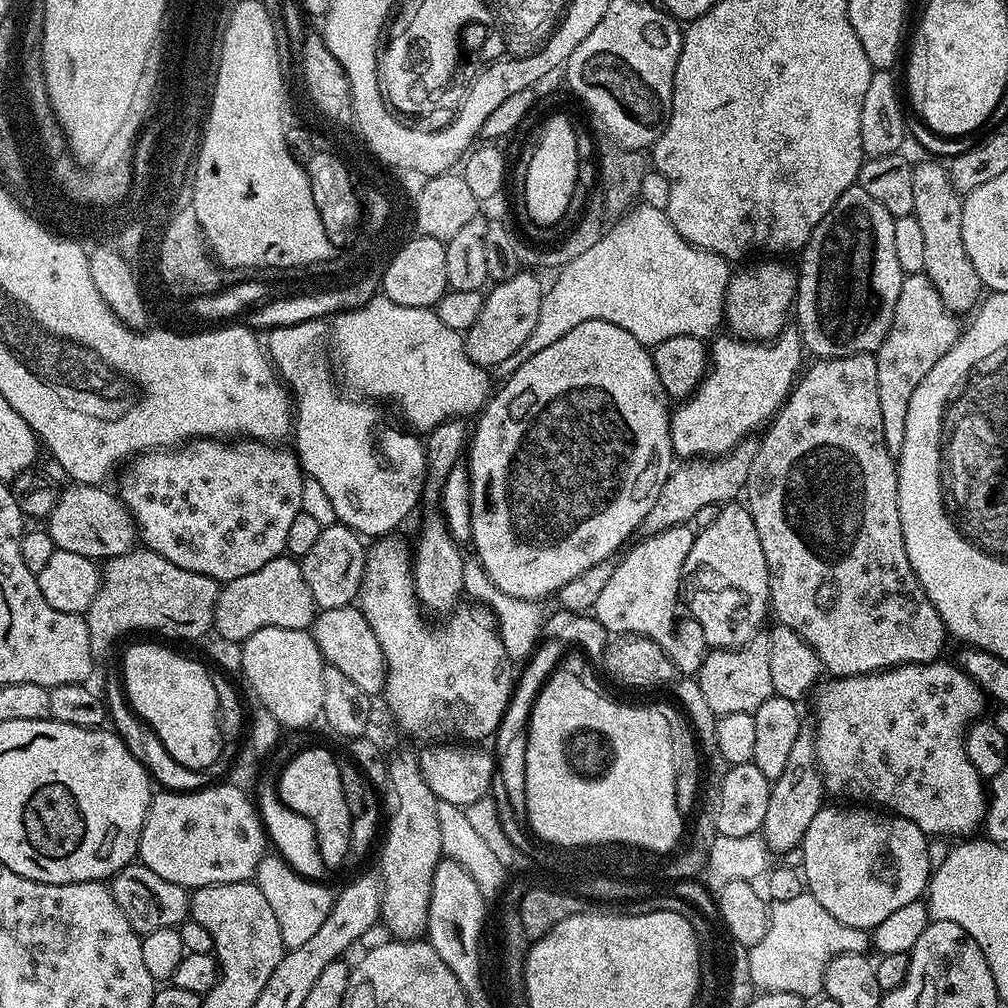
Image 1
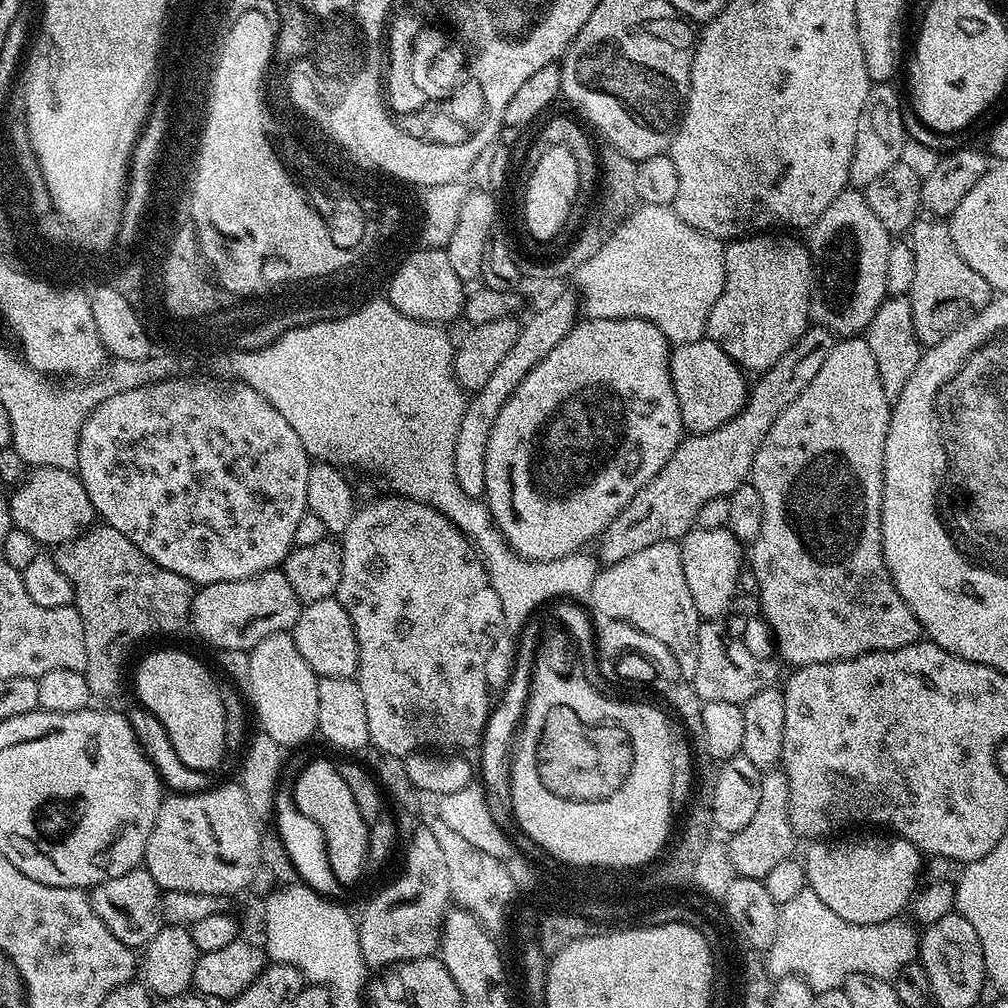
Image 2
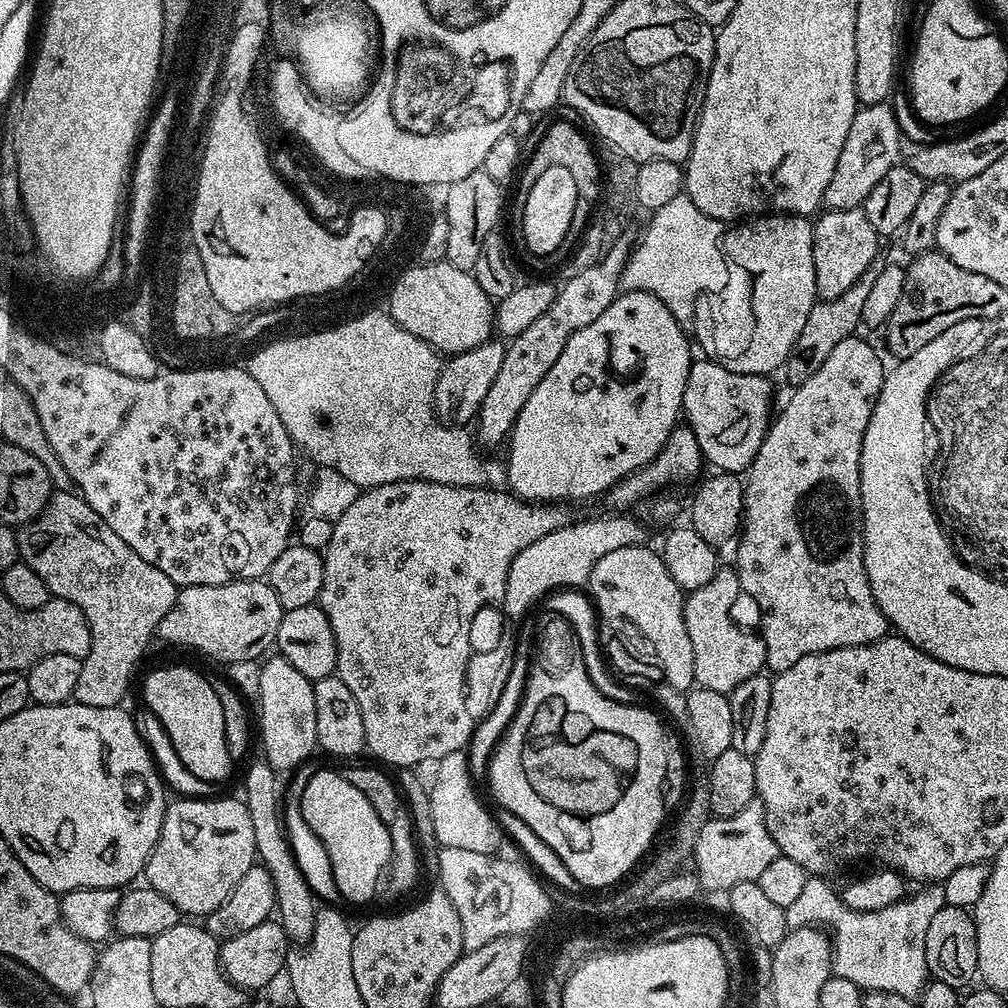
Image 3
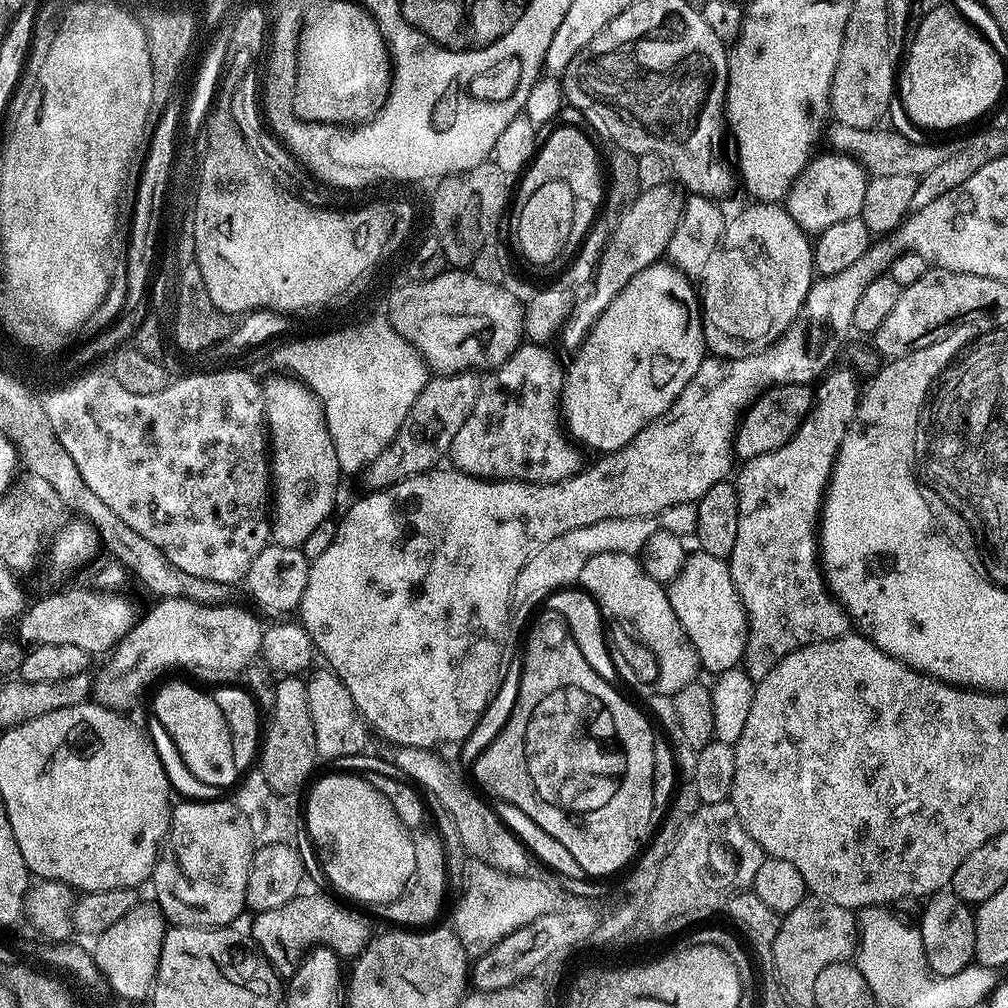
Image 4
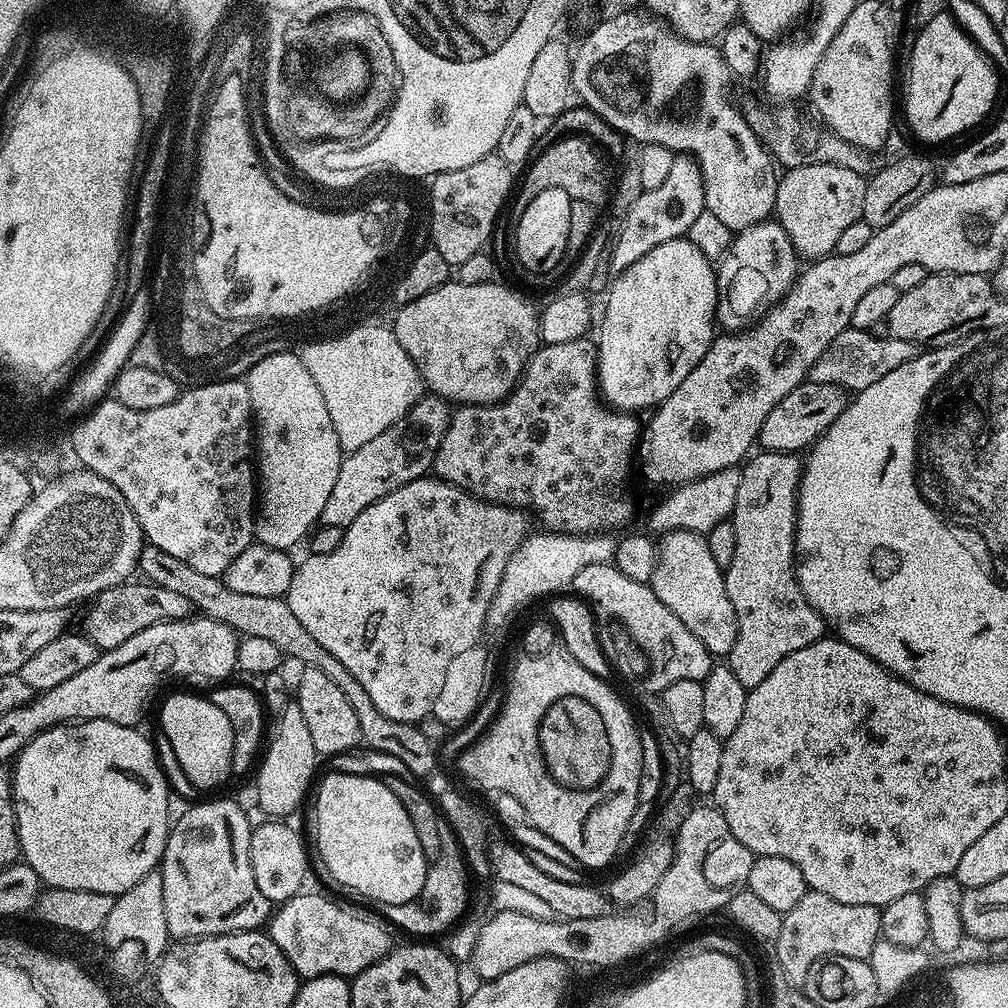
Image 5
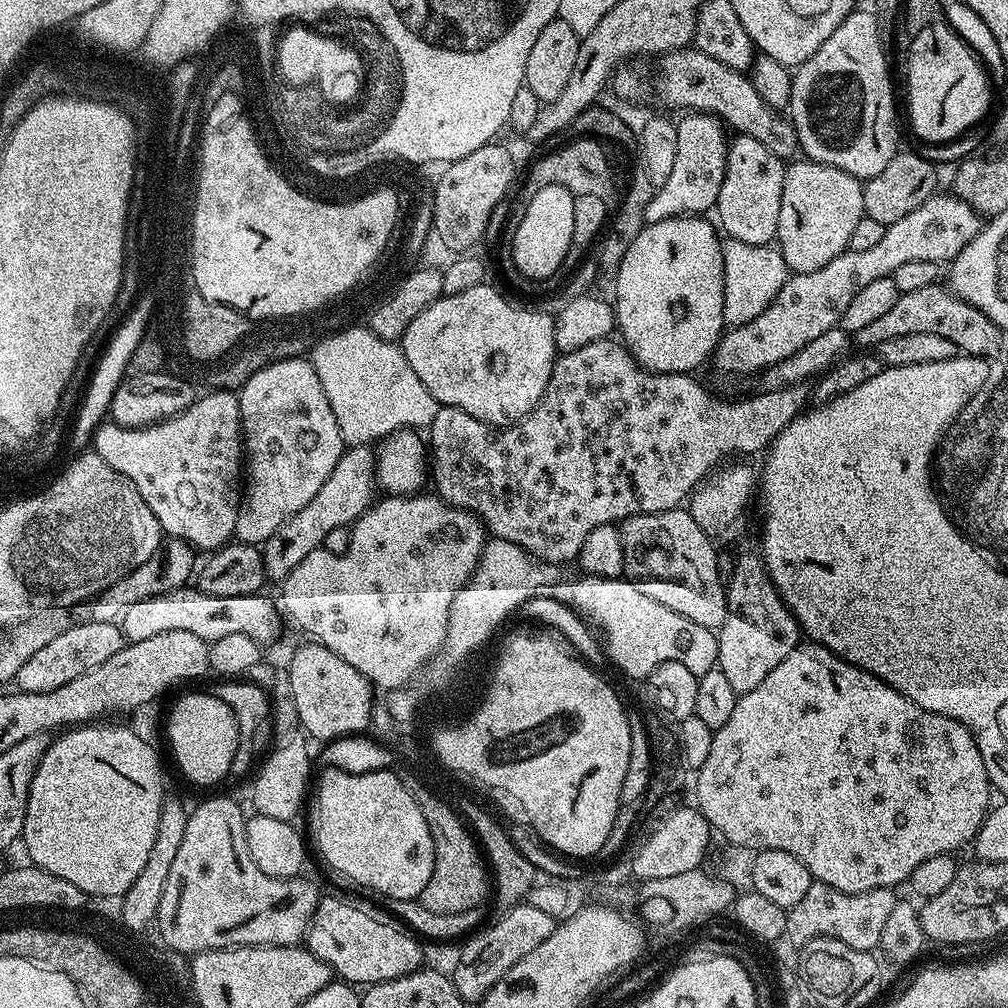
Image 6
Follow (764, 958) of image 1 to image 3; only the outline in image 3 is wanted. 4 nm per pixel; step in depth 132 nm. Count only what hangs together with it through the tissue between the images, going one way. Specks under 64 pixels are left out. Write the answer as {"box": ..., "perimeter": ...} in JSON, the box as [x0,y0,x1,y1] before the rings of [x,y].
{"box":[784,875,945,1000],"perimeter":[[[809,875],[806,886],[795,902],[784,909],[789,929],[805,926],[823,926],[830,933],[832,942],[832,970],[835,975],[857,984],[861,990],[869,992],[889,992],[898,994],[907,1000],[916,1000],[930,979],[926,962],[926,930],[930,930],[930,921],[938,910],[945,908],[943,899],[912,900],[908,904],[908,912],[885,910],[883,912],[859,912],[844,904],[844,897],[839,891],[831,888],[831,883],[821,877]]]}

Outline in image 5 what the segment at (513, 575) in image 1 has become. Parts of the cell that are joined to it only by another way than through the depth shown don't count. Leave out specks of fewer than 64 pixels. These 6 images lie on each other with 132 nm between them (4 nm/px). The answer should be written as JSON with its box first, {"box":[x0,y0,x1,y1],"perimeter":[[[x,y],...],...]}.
{"box":[595,238,718,414],"perimeter":[[[687,238],[662,242],[662,246],[654,246],[654,250],[650,250],[650,254],[642,254],[642,258],[638,258],[638,262],[634,262],[627,270],[615,277],[616,281],[613,282],[612,289],[608,292],[608,305],[604,308],[604,321],[600,324],[600,340],[595,341],[596,383],[600,385],[601,397],[609,408],[614,408],[617,412],[633,414],[640,414],[643,408],[655,409],[663,400],[670,398],[670,394],[674,394],[674,390],[680,385],[682,378],[686,378],[686,374],[690,374],[690,370],[694,370],[694,366],[698,366],[698,362],[702,362],[702,358],[711,346],[714,333],[718,328],[716,318],[716,301],[718,299],[716,268],[713,261],[711,264],[704,256],[707,256],[705,249],[694,246],[694,242]]]}

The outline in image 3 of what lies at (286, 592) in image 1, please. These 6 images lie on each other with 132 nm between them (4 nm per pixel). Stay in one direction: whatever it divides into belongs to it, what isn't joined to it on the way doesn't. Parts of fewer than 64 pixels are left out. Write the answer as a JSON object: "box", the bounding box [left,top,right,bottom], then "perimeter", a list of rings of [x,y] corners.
{"box":[158,578,284,666],"perimeter":[[[264,578],[232,580],[229,584],[189,584],[177,591],[170,614],[162,618],[158,636],[168,644],[181,644],[212,660],[221,660],[224,666],[247,660],[259,661],[269,651],[267,648],[275,645],[284,614],[278,594],[274,594]]]}

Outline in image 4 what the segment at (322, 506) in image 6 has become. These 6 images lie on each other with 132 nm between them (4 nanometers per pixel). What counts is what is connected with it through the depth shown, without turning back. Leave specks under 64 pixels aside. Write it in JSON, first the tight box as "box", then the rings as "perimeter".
{"box":[366,370,481,490],"perimeter":[[[472,370],[455,372],[449,376],[436,374],[429,378],[422,390],[422,394],[418,394],[418,398],[414,398],[414,406],[410,406],[410,410],[406,414],[406,418],[402,422],[402,426],[398,430],[396,437],[379,454],[376,460],[368,465],[366,475],[369,476],[369,485],[367,487],[372,490],[389,488],[392,484],[397,484],[406,478],[417,476],[423,472],[431,472],[433,468],[437,467],[443,461],[440,459],[443,456],[445,459],[451,453],[454,434],[458,434],[458,429],[462,427],[462,422],[466,422],[470,410],[474,410],[474,402],[478,402],[480,381],[481,377]]]}

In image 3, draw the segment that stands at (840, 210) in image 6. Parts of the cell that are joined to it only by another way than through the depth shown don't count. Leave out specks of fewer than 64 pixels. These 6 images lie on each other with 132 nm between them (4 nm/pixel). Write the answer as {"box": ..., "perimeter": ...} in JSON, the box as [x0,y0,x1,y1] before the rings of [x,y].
{"box":[824,102,900,209],"perimeter":[[[888,102],[866,104],[854,114],[854,122],[850,122],[850,134],[846,134],[846,142],[842,142],[842,154],[838,154],[838,166],[834,166],[834,178],[830,178],[830,186],[826,186],[824,204],[829,209],[860,208],[870,190],[882,182],[886,170],[897,167],[900,124],[890,105]]]}

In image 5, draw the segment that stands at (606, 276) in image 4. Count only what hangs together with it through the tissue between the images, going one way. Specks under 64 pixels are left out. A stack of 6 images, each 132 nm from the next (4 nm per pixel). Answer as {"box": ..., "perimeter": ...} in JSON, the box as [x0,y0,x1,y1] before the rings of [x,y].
{"box":[610,154,705,273],"perimeter":[[[677,154],[662,186],[644,190],[638,202],[634,202],[634,206],[630,206],[630,210],[622,217],[621,224],[624,225],[621,226],[620,233],[614,236],[610,248],[613,273],[624,272],[631,264],[638,262],[642,254],[650,254],[654,246],[662,246],[662,242],[687,237],[690,226],[694,226],[694,218],[698,218],[698,214],[705,210],[704,179],[700,164],[692,156]]]}

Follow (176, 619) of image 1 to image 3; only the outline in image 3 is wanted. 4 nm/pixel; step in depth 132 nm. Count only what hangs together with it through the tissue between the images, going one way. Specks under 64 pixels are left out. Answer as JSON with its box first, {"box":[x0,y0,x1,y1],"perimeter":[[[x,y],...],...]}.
{"box":[17,491,178,708],"perimeter":[[[53,491],[48,505],[39,516],[29,520],[17,531],[20,559],[42,582],[46,582],[49,593],[55,599],[69,600],[86,618],[92,631],[90,650],[81,659],[82,674],[78,674],[78,686],[74,686],[75,703],[95,708],[115,708],[123,705],[124,695],[132,684],[132,675],[136,672],[136,663],[144,652],[144,647],[157,635],[162,618],[170,614],[170,606],[174,606],[178,585],[158,566],[150,566],[146,558],[138,558],[110,526],[106,526],[103,518],[96,513],[84,497],[75,491]]]}

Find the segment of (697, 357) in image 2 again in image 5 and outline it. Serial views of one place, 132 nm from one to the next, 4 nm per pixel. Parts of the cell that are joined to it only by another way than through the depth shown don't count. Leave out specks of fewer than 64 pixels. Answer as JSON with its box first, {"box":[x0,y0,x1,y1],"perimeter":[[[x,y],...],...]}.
{"box":[759,380,849,453],"perimeter":[[[808,380],[790,390],[790,394],[786,394],[770,414],[766,414],[766,422],[762,422],[760,427],[759,447],[769,452],[803,453],[811,449],[849,402],[849,393],[842,386]]]}

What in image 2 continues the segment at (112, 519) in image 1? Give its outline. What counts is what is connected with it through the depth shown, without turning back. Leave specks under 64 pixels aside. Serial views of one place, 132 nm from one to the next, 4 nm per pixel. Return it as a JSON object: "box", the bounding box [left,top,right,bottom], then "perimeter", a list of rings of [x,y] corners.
{"box":[8,467,97,546],"perimeter":[[[33,467],[19,484],[11,489],[8,511],[18,530],[26,530],[42,546],[55,546],[73,540],[92,527],[97,519],[92,509],[90,494],[82,486],[79,475],[66,469]]]}

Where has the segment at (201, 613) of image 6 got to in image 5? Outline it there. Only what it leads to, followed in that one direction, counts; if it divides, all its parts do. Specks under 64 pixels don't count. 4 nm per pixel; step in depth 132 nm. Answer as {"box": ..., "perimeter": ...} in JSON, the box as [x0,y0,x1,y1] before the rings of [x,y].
{"box":[83,582,194,650],"perimeter":[[[125,582],[100,592],[87,605],[88,613],[84,616],[83,635],[94,641],[97,648],[107,650],[114,646],[122,646],[126,638],[134,638],[142,630],[167,620],[187,620],[193,615],[194,607],[182,594],[174,594],[174,590],[166,590],[166,586],[139,582]]]}

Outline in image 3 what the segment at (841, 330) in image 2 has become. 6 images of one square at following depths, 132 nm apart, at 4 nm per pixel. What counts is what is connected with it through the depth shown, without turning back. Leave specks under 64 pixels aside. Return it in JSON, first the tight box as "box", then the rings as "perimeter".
{"box":[812,208,878,300],"perimeter":[[[834,208],[825,211],[820,218],[820,221],[815,221],[812,230],[816,294],[820,300],[832,300],[840,294],[845,294],[868,268],[877,263],[875,260],[878,237],[874,226],[870,226],[870,218],[866,218],[860,208]]]}

